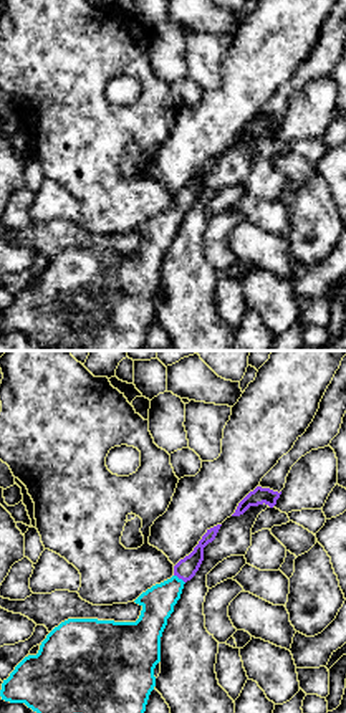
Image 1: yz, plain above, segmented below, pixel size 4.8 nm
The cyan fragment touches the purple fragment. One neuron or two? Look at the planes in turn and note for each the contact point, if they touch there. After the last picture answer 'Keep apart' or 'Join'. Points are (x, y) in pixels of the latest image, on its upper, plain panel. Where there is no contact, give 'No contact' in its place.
Touches cyan at (177, 207)

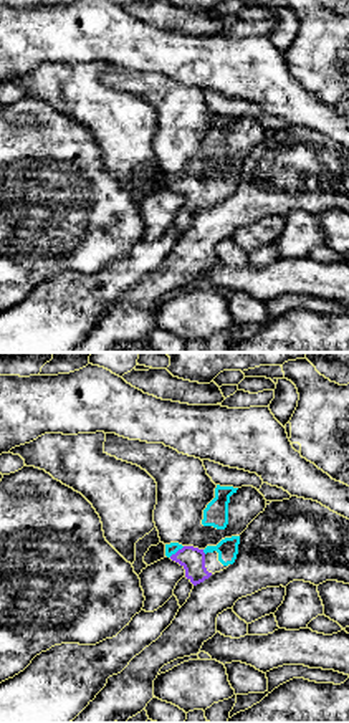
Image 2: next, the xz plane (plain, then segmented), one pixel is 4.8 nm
Touches cyan at (176, 181)

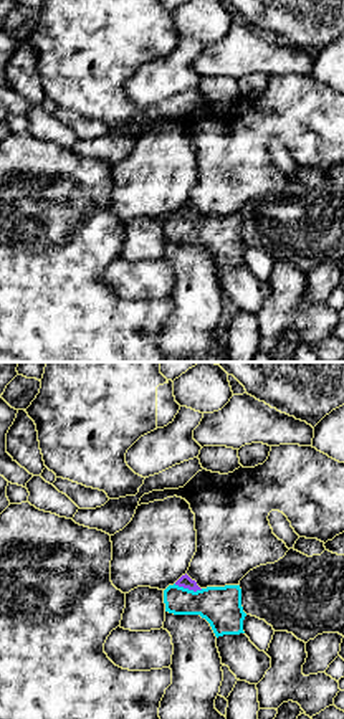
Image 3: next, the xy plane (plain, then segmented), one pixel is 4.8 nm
Touches cyan at (187, 219)

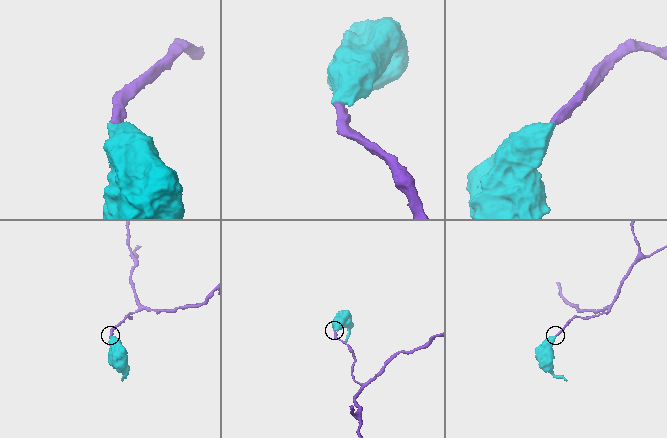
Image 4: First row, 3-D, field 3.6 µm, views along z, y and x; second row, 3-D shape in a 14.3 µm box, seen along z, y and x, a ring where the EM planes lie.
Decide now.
Join

